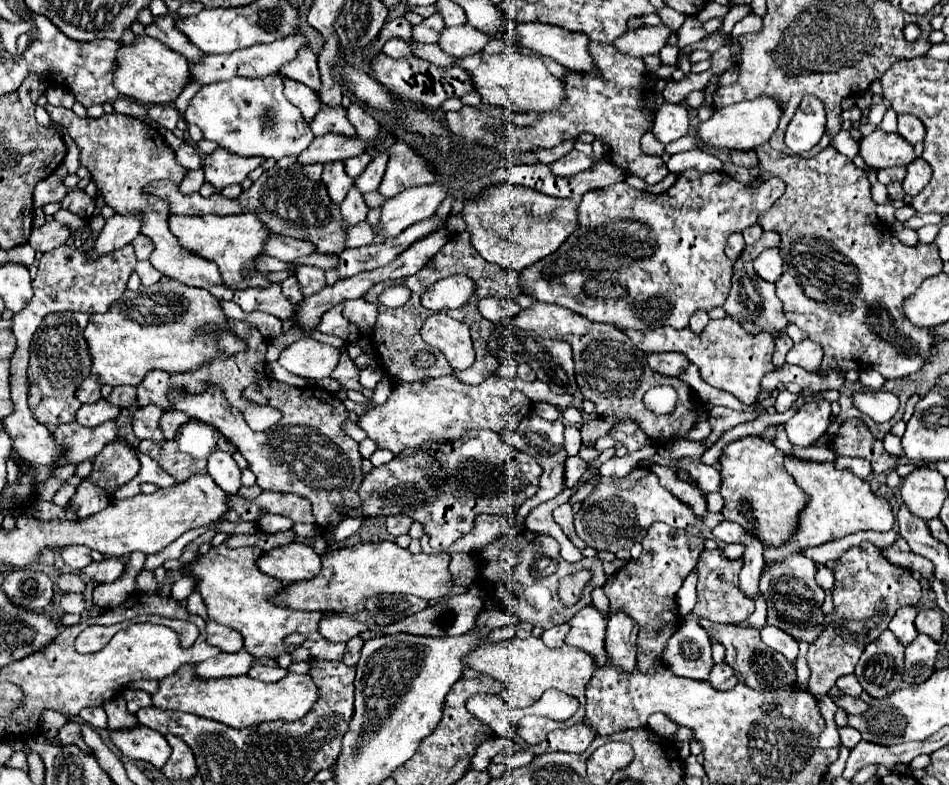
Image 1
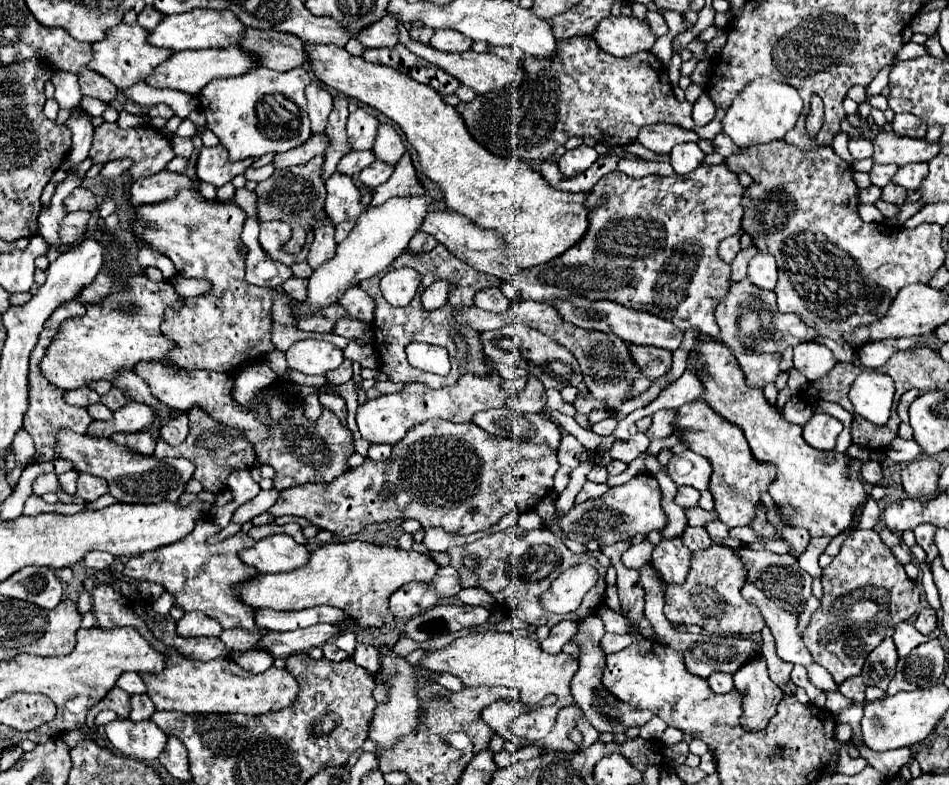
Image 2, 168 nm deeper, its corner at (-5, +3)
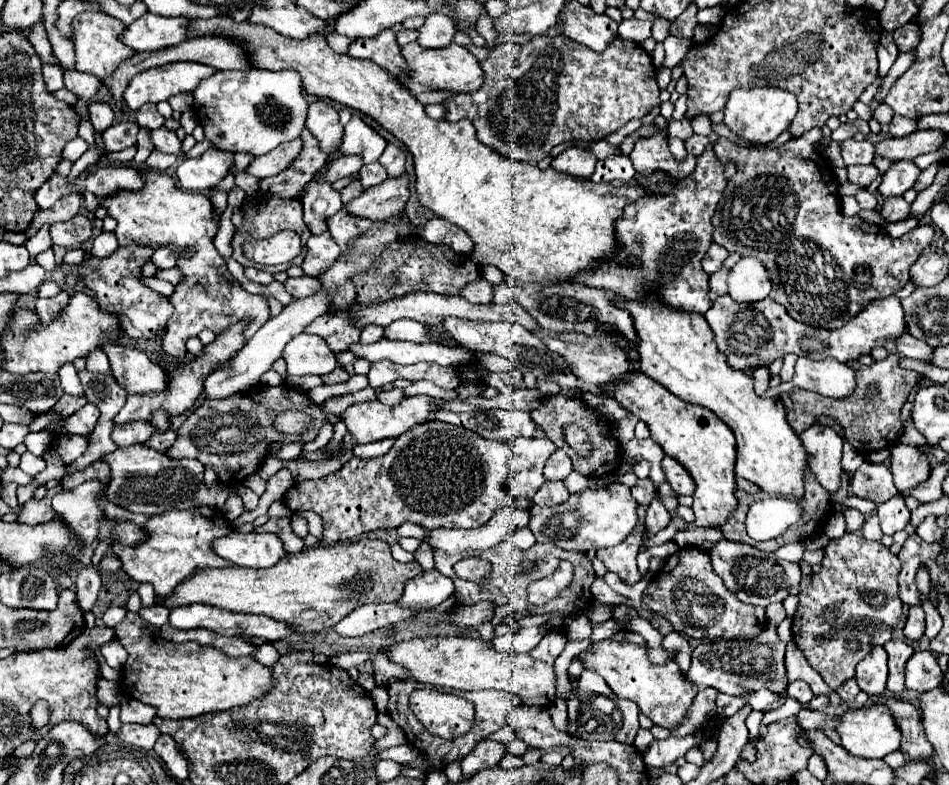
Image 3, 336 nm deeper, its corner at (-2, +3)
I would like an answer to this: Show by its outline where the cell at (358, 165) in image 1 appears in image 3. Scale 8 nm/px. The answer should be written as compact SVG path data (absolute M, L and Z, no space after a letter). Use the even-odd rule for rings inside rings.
M342 156L342 158L338 158L334 164L330 164L330 168L326 170L326 174L324 174L324 178L322 180L326 180L326 182L336 182L336 180L340 180L340 178L344 178L344 176L350 176L350 174L358 174L358 170L362 168L362 158L358 158L358 156Z

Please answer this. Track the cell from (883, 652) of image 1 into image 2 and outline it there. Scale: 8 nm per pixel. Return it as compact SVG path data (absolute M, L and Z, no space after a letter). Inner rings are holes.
M885 638L865 660L865 666L861 672L865 686L877 686L885 692L889 682L893 680L895 666L897 666L897 652L895 652L893 640Z

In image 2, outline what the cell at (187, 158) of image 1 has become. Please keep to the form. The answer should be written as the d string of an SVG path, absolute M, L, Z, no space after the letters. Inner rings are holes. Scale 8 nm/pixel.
M173 136L173 138L171 138L171 146L173 146L173 152L175 152L175 156L189 158L189 156L191 156L191 152L193 152L193 142L191 142L191 138Z

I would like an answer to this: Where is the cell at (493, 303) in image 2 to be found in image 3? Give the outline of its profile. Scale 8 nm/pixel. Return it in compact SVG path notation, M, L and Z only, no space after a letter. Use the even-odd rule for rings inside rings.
M482 278L482 280L476 280L476 282L468 284L460 294L472 304L490 304L492 296L494 296L494 288L488 280Z

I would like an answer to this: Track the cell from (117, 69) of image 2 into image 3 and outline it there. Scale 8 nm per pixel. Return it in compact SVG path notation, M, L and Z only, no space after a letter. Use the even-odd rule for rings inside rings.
M104 12L78 14L78 18L74 20L74 38L72 38L74 48L76 48L76 70L94 74L100 80L110 78L110 74L114 74L114 70L120 66L120 62L130 60L130 56L136 54L136 50L130 50L120 40L120 34L124 28L126 28L124 22L120 22L118 18L108 16Z

